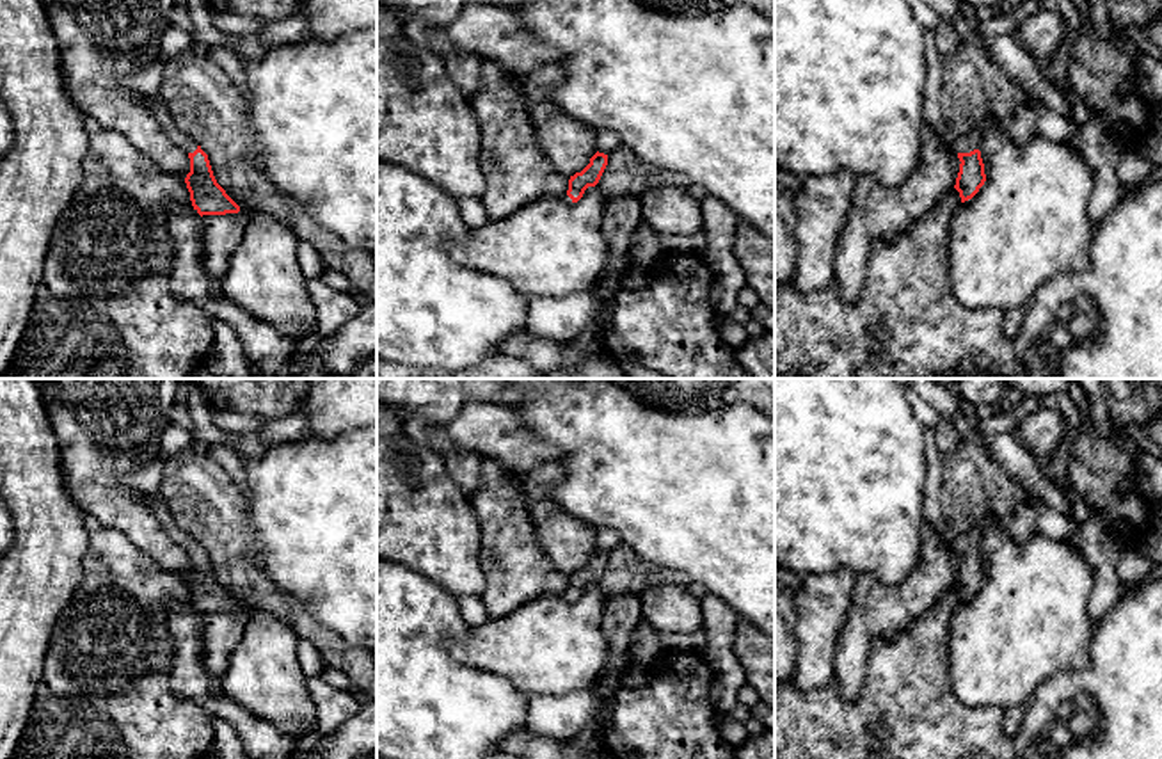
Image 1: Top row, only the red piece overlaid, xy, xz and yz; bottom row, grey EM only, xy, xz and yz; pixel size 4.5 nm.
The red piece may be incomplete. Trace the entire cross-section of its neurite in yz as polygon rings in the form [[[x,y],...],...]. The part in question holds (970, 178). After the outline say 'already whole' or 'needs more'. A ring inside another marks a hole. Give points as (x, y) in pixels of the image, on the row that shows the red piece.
[[[974,130],[967,135],[949,137],[949,140],[961,162],[954,188],[959,192],[961,203],[965,203],[972,199],[986,181],[979,151],[983,133]]]; needs more

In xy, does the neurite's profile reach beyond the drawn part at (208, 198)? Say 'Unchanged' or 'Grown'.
Grown

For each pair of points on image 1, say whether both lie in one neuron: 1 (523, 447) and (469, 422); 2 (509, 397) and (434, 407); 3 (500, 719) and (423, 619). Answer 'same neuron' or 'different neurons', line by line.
1: same neuron
2: same neuron
3: same neuron

